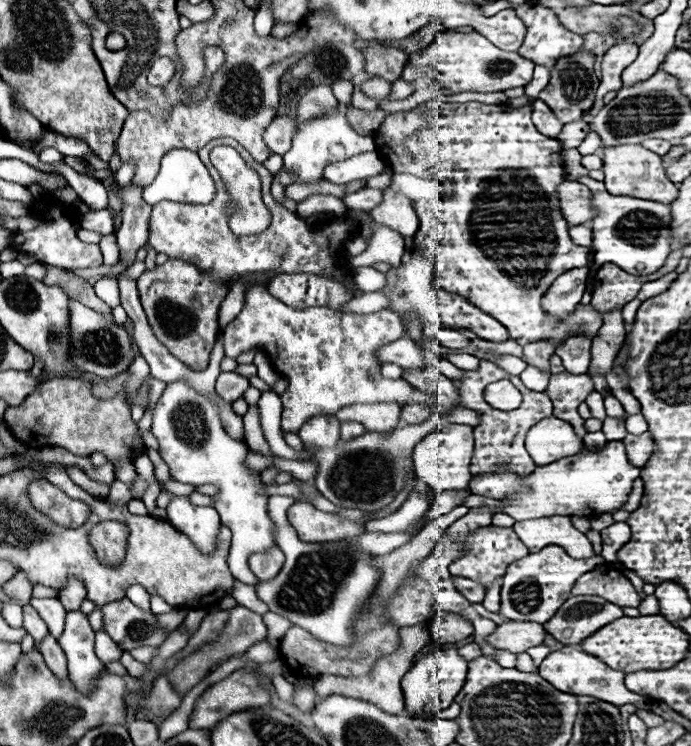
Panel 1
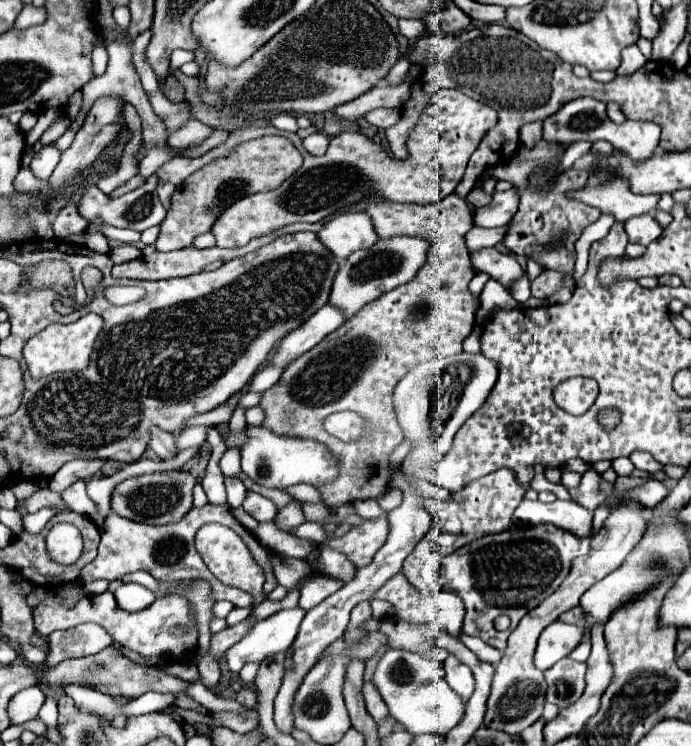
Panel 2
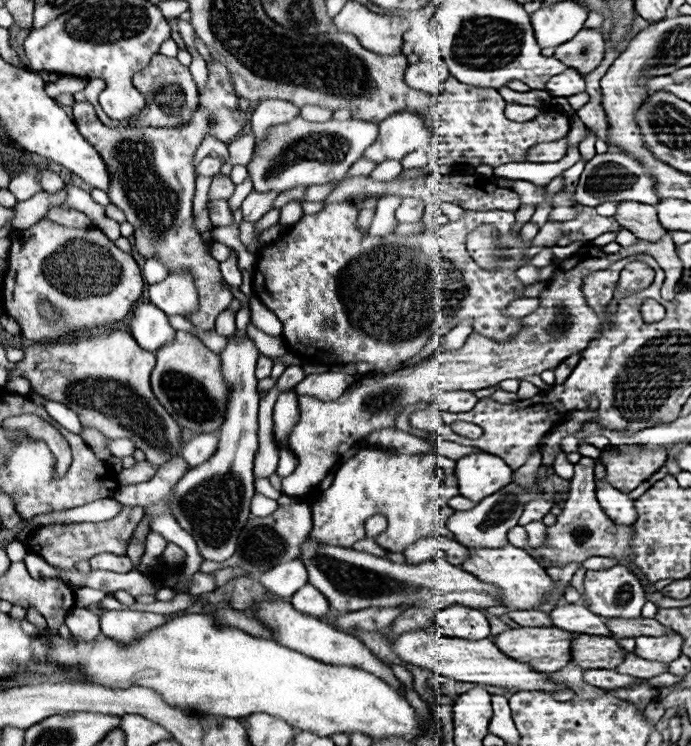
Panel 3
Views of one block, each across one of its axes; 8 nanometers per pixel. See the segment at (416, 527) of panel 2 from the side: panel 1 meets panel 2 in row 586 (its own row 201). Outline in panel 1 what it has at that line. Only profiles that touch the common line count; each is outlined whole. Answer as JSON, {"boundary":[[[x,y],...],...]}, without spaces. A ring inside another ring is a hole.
{"boundary":[[[362,188],[362,190],[342,196],[342,202],[346,208],[366,210],[366,212],[370,212],[376,204],[380,204],[380,200],[382,200],[382,190],[378,188]]]}

